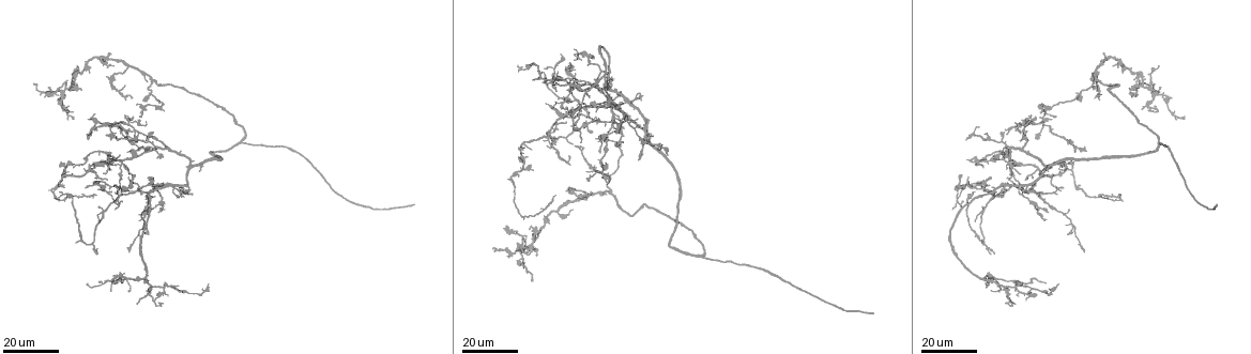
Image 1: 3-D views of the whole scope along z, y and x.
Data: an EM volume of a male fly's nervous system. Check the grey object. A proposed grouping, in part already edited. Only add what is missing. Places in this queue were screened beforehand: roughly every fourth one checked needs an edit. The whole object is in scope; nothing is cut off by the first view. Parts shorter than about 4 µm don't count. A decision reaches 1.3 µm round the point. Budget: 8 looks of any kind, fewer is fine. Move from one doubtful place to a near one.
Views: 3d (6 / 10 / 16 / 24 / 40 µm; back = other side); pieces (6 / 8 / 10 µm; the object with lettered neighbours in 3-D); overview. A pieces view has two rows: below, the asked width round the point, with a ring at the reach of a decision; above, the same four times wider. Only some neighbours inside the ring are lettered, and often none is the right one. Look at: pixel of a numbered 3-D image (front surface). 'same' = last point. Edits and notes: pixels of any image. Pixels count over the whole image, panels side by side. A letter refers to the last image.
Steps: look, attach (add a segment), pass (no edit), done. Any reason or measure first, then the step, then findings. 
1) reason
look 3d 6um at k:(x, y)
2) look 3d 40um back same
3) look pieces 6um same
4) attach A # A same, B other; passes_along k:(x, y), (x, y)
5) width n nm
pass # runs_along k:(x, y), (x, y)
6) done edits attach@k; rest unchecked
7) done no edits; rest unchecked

long arm stops here
look 3d 24um at 1:(1216, 203)

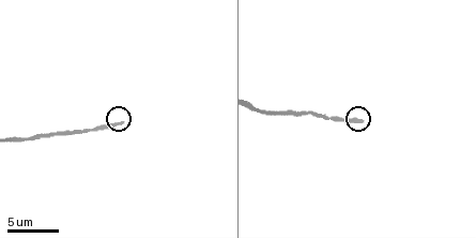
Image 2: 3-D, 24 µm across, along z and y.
look pieces 6um at 2:(122, 120)

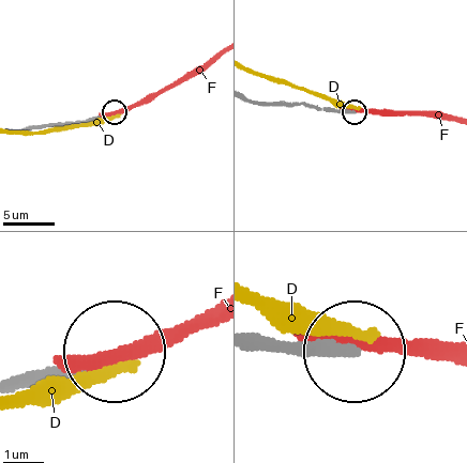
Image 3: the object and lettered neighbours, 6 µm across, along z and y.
pass # D other, F other; runs_along 3:(19, 384), (108, 357); no lettered segment goes on from it

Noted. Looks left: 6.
free end
look 3d 24um at 1:(1034, 295)

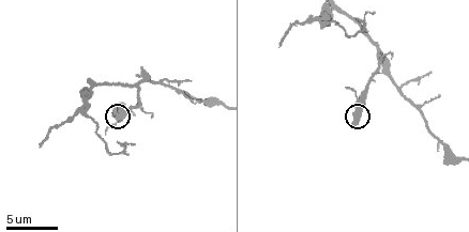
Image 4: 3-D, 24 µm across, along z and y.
what lies round it
look pieces 10um at 4:(352, 125)

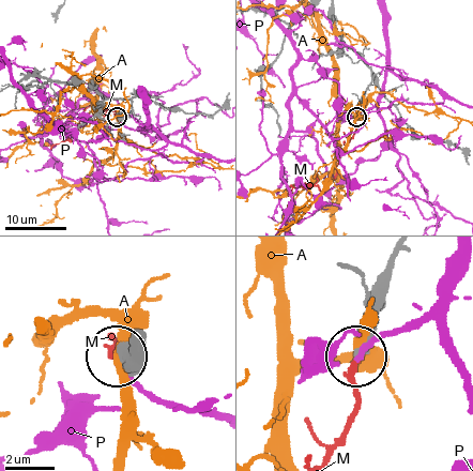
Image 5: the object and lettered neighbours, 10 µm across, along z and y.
attach M # A other, M same, P other; it goes on there

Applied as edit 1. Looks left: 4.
branch stops here
look 3d 16um at 1:(601, 150)

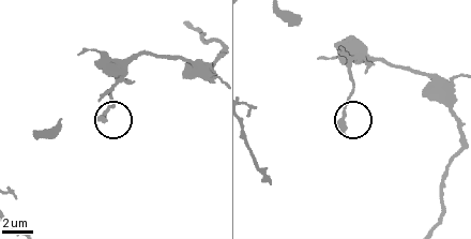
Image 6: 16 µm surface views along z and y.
what lies round it
look pieces 10um at 6:(343, 131)

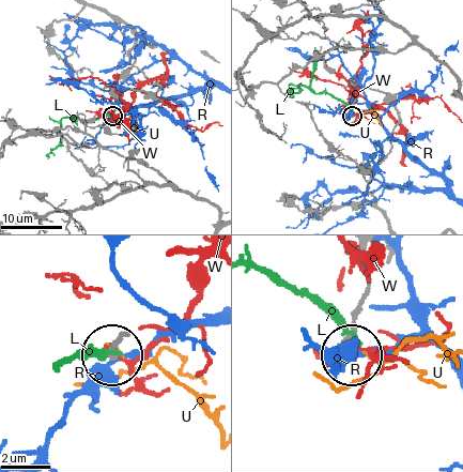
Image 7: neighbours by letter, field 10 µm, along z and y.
pass # L other, R other, U other, W other; none of them fits

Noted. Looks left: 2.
long arm stops here
look 3d 16um at 1:(608, 181)

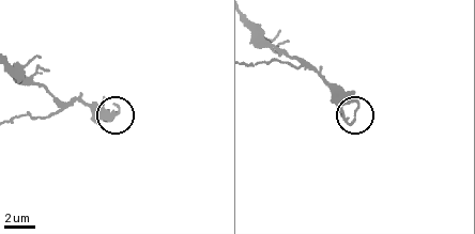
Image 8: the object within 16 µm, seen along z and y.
look pieces 8um at 8:(352, 125)

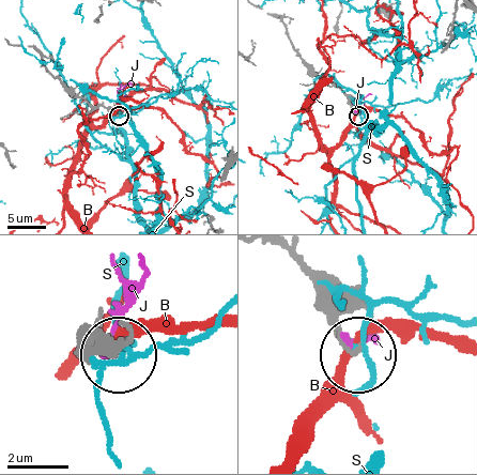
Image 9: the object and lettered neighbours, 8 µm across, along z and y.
width 130 nm
pass # B other, J other, S other; runs_along 9:(288, 257), (355, 354); no lettered segment goes on from it

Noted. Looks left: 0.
done edits attach@5; rest unchecked

